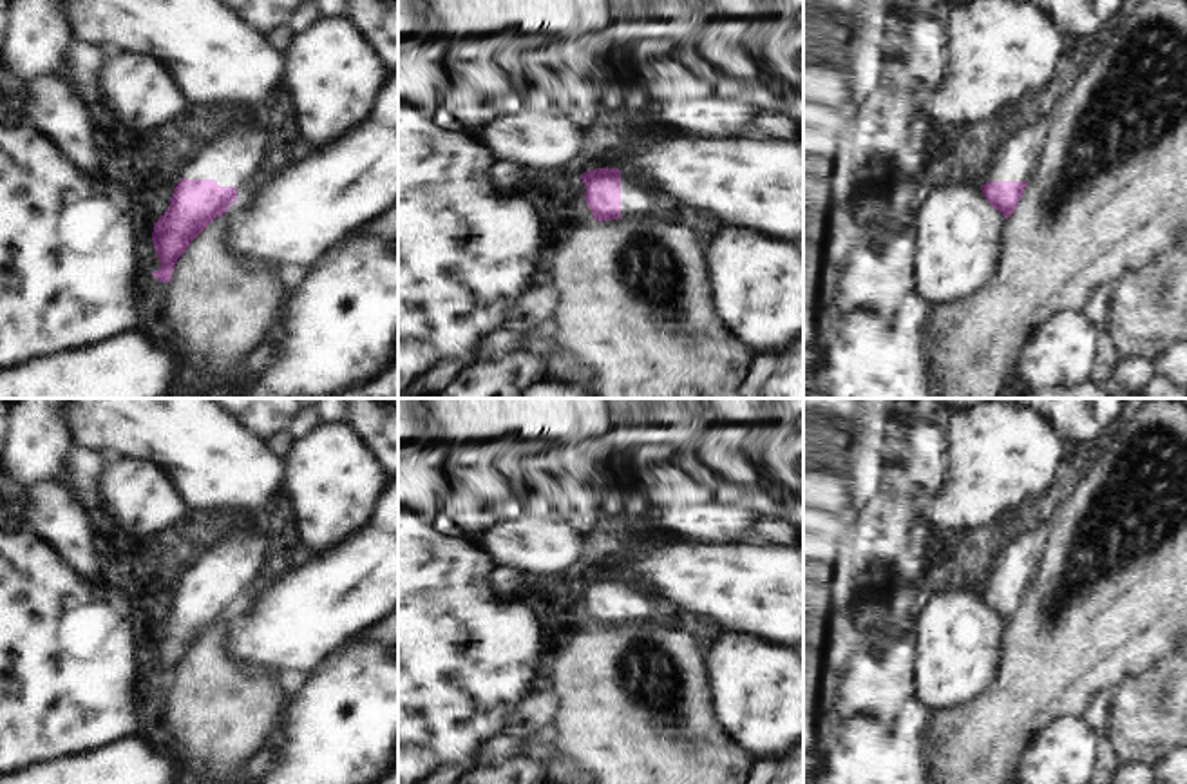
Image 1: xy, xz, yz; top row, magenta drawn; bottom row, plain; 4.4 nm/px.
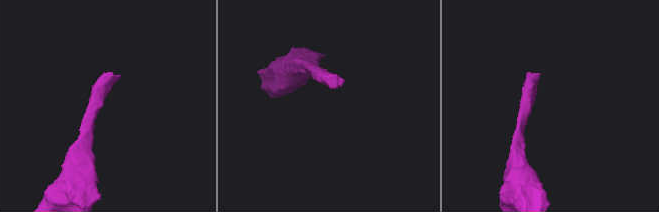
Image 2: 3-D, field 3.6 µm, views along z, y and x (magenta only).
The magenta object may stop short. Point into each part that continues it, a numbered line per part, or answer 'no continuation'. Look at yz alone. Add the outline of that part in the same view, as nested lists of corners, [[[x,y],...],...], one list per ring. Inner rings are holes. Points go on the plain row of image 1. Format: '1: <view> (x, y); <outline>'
1: yz (1014, 560); [[[1024,521],[999,538],[981,572],[981,590],[988,587],[1030,587],[1039,576],[1046,549],[1046,532],[1040,521]]]

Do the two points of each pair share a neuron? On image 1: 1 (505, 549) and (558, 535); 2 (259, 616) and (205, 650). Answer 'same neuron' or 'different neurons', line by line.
1: same neuron
2: different neurons

